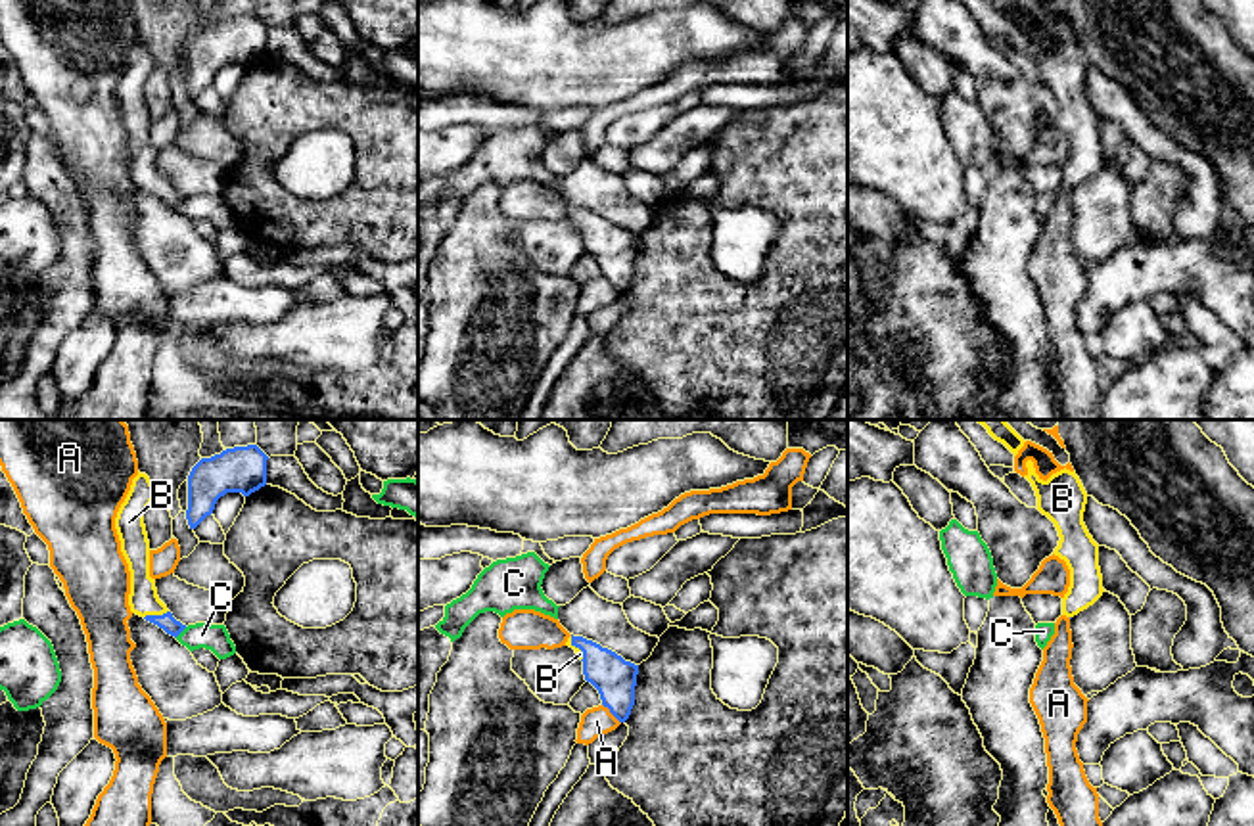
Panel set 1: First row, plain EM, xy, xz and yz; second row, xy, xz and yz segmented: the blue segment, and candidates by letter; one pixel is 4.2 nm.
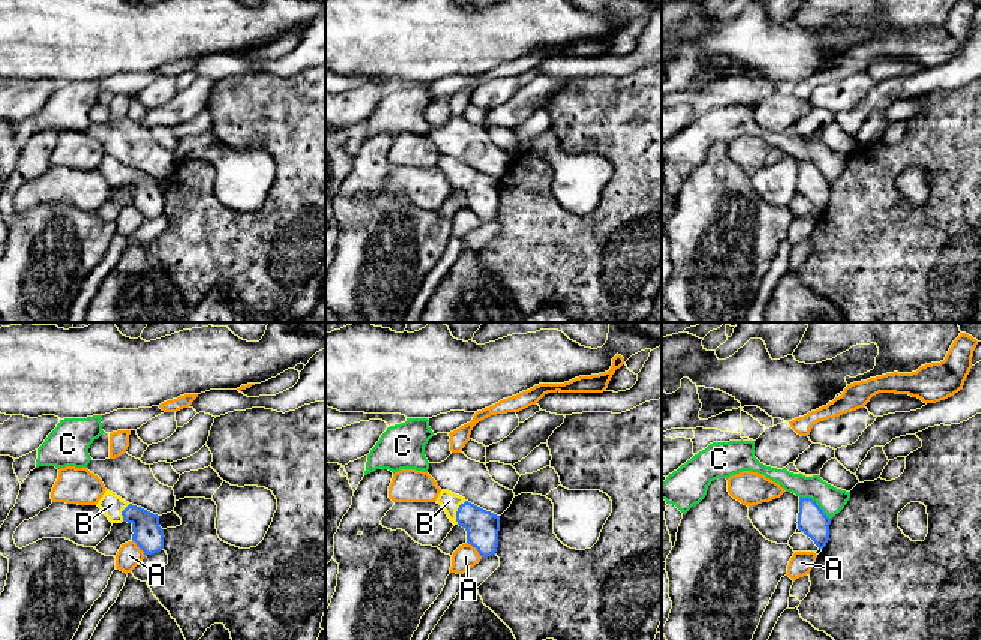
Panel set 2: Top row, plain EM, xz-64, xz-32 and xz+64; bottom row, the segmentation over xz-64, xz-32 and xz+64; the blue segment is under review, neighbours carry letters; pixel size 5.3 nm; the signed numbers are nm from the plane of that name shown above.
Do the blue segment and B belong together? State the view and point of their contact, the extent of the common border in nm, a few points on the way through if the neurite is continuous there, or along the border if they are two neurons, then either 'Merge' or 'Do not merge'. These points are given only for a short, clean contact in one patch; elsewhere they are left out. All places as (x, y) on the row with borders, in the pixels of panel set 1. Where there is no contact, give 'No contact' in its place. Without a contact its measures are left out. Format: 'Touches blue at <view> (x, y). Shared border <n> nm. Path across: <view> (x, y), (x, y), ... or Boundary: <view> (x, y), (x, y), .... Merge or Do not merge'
Touches blue at xy (156, 616). Shared border 110 nm. Path across: xy (165, 621), (156, 616), (142, 598). Merge

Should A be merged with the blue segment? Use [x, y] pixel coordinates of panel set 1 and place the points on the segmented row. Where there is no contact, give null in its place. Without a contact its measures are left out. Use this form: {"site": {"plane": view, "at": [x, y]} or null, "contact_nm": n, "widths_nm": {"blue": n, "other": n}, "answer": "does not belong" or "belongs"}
{"site": {"plane": "xz", "at": [610, 711]}, "contact_nm": 120, "widths_nm": {"blue": 170, "other": 120}, "answer": "does not belong"}

